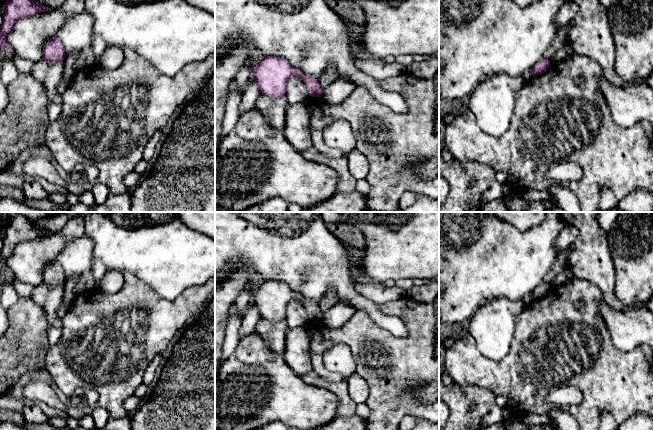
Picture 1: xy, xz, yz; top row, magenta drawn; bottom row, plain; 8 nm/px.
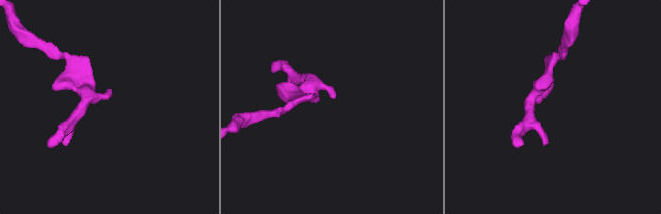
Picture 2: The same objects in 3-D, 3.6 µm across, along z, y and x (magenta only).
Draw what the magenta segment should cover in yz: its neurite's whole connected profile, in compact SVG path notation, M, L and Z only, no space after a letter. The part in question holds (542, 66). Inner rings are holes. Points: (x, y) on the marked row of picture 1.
M542 58L538 63L536 63L531 68L532 76L536 76L546 72L550 65L551 65L550 60Z

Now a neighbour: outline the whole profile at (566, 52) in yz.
M566 41L563 43L562 47L559 48L549 59L551 64L556 64L559 62L566 61L577 55L577 53L572 49L570 44Z

